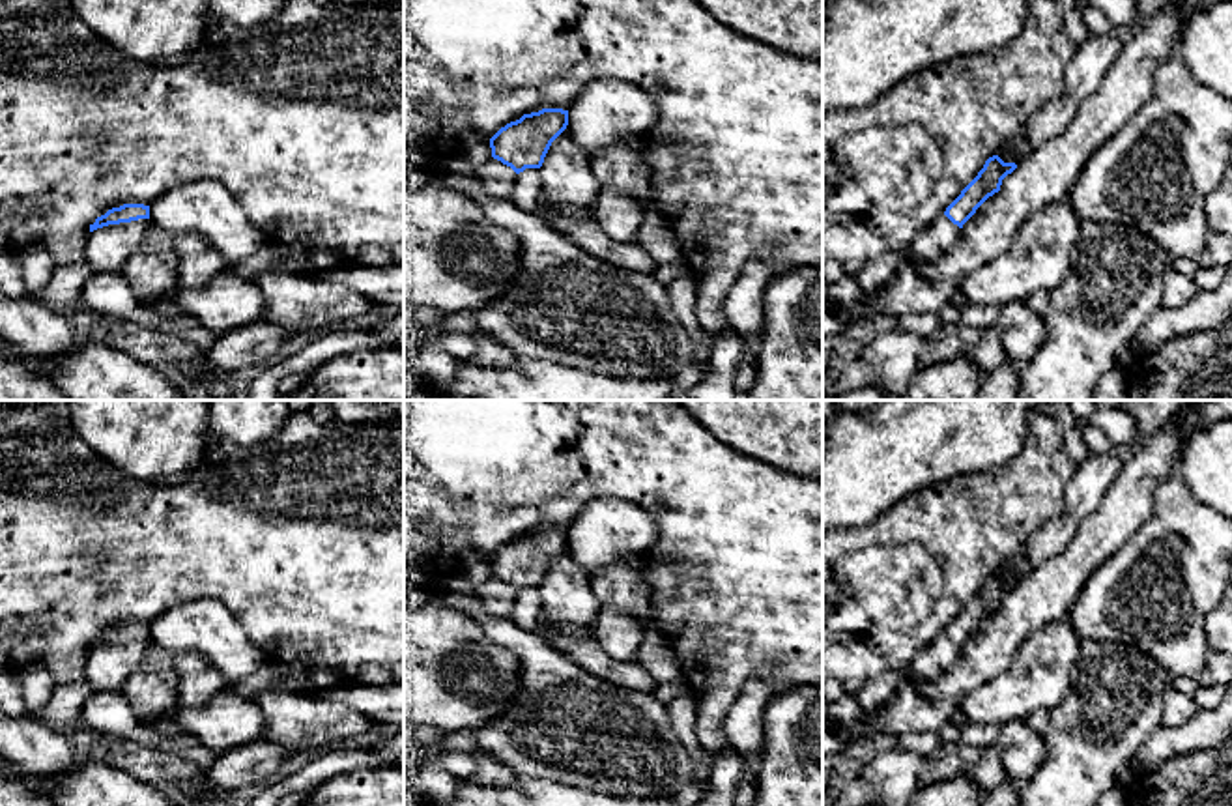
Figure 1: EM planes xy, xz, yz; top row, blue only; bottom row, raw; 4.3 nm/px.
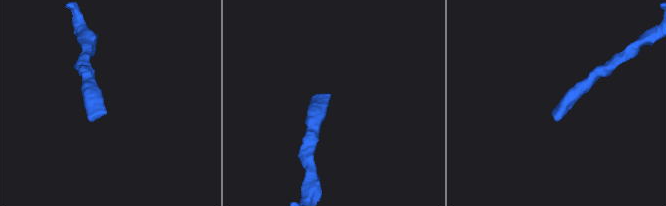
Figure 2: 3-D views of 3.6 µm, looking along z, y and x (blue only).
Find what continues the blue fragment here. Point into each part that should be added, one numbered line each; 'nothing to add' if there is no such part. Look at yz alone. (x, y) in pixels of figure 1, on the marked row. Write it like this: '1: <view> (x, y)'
1: yz (941, 236)

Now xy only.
1: xy (109, 247)

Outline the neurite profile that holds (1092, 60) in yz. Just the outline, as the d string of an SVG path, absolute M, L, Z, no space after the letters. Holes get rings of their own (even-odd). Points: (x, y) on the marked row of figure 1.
M1092 34L1066 67L1064 92L1026 120L996 153L1004 163L1019 165L1026 155L1060 137L1075 120L1081 105L1103 86L1124 43L1107 34Z

